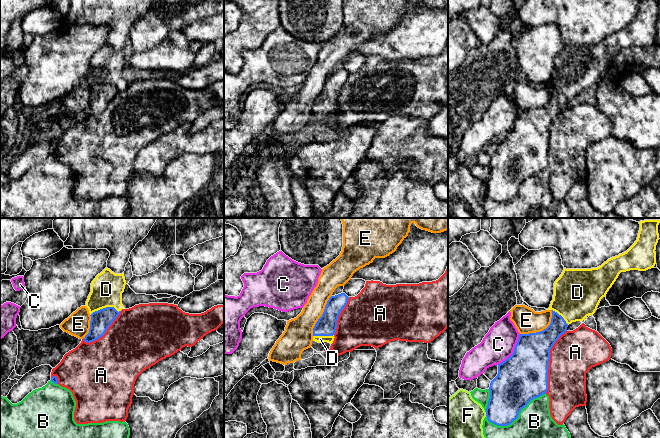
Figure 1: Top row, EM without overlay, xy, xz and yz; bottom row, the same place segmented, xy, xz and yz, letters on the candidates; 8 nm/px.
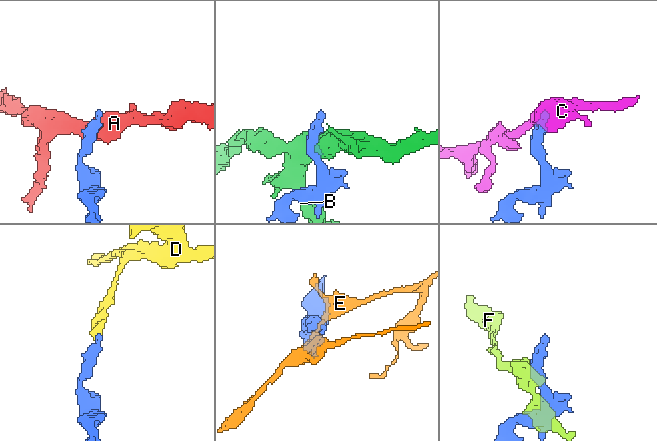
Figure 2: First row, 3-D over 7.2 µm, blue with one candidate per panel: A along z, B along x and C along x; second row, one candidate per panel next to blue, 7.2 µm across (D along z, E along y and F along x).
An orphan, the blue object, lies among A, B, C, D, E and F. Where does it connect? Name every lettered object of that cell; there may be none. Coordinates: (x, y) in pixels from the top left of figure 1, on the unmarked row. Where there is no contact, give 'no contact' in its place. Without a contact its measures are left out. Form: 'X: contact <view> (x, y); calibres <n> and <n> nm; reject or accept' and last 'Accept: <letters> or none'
A: contact yz (548, 138); calibres 400 and 360 nm; reject
B: contact yz (517, 193); calibres 340 and 460 nm; reject
C: contact yz (514, 127); calibres 400 and 260 nm; reject
D: contact xy (106, 83); calibres 160 and 260 nm; accept
E: contact yz (541, 107); calibres 300 and 200 nm; reject
F: contact yz (486, 190); calibres 320 and 400 nm; reject
Accept: D

